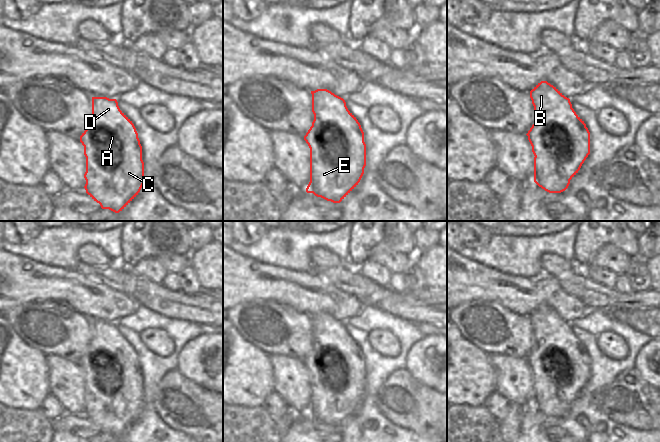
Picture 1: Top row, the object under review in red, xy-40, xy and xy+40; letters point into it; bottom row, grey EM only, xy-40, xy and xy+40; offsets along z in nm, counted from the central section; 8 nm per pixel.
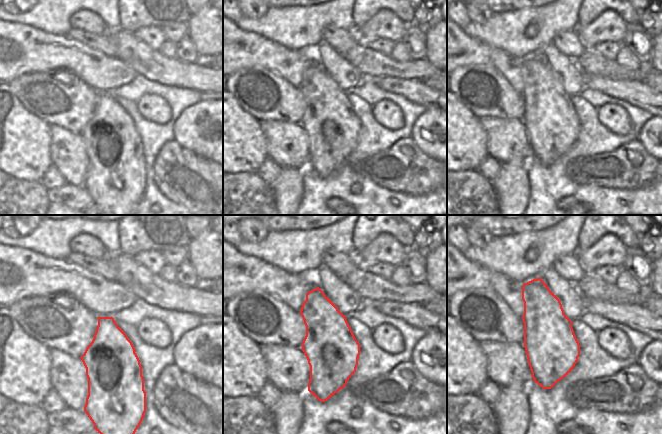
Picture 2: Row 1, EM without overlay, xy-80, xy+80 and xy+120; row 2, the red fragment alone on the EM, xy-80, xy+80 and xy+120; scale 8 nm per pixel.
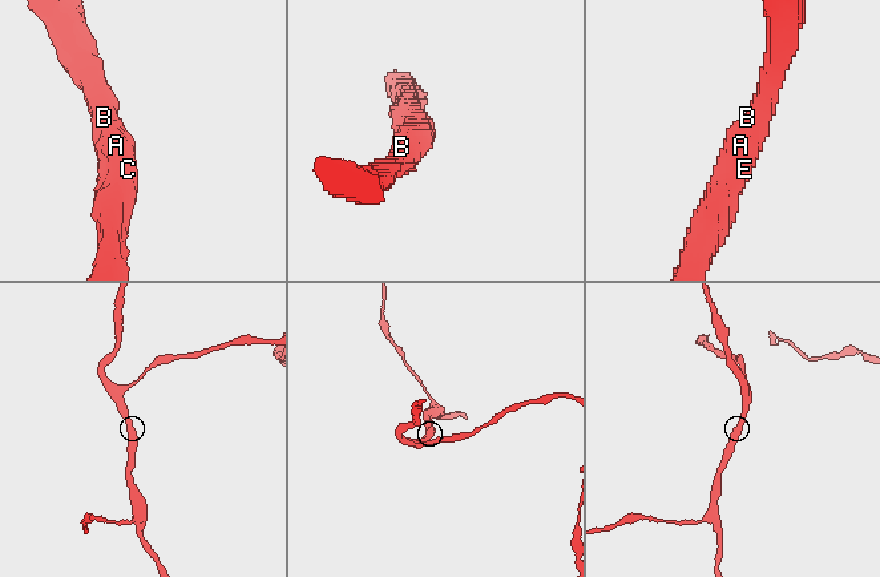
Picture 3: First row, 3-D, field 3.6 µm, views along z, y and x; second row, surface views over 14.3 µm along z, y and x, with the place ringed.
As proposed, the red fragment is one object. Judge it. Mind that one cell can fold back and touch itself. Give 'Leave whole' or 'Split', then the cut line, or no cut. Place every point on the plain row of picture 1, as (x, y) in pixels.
Leave whole. No split

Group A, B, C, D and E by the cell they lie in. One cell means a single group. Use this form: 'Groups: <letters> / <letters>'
Groups: A B C D E

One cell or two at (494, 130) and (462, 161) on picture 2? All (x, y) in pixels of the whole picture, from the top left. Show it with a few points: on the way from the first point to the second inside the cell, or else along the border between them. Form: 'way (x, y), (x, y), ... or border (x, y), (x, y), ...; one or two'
border (479, 119), (487, 136), (488, 154); two

